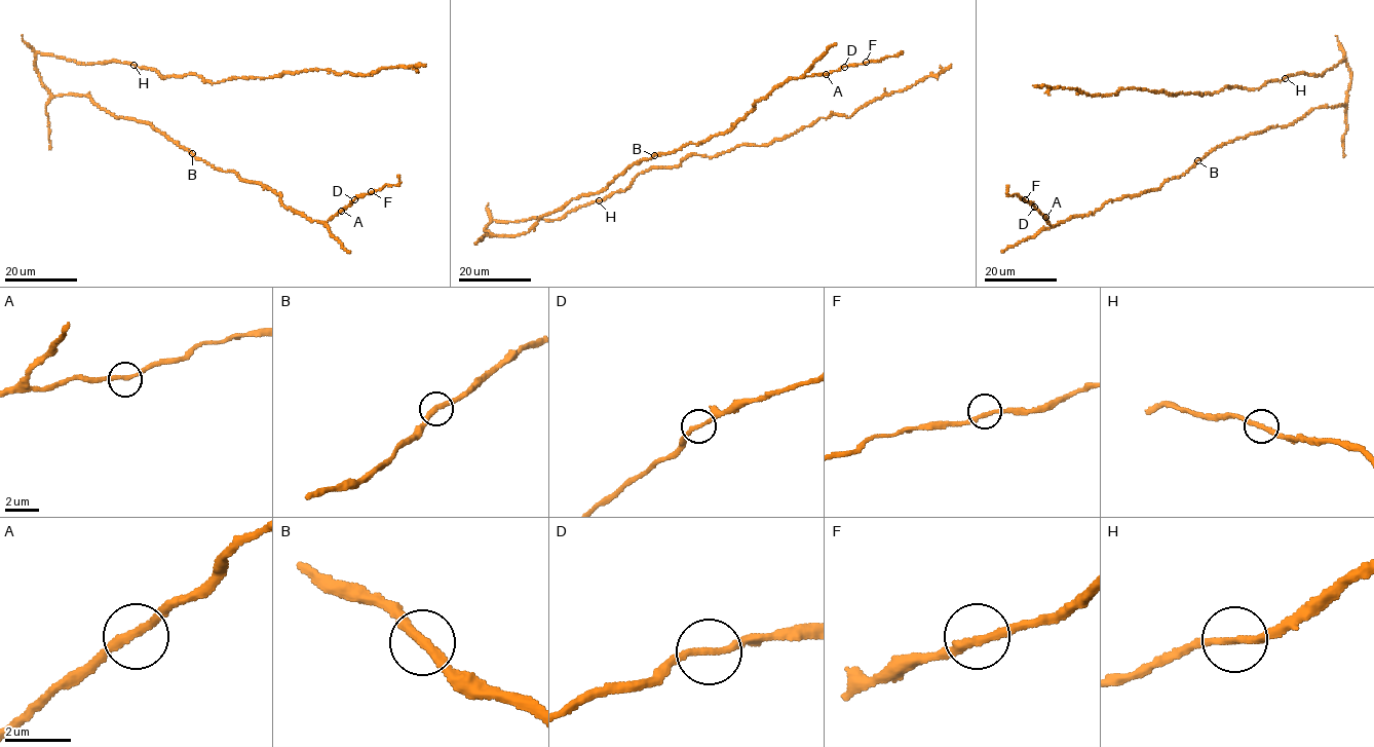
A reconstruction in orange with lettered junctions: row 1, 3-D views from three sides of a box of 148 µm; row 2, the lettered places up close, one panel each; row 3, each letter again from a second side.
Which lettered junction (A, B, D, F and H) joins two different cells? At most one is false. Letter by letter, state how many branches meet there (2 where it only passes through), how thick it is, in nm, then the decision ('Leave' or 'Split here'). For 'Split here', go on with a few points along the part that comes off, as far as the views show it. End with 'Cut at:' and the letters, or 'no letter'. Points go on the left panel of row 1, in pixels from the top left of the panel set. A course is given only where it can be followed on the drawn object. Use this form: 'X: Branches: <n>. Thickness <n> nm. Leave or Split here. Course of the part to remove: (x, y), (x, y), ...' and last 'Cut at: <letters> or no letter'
A: Branches: 2. Thickness 240 nm. Leave
B: Branches: 2. Thickness 280 nm. Leave
D: Branches: 2. Thickness 200 nm. Leave
F: Branches: 2. Thickness 260 nm. Leave
H: Branches: 2. Thickness 220 nm. Leave
Cut at: no letter

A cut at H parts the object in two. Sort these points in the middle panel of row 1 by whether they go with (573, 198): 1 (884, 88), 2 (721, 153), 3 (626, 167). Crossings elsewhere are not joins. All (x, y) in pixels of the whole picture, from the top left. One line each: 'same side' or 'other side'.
1: other side
2: other side
3: same side

